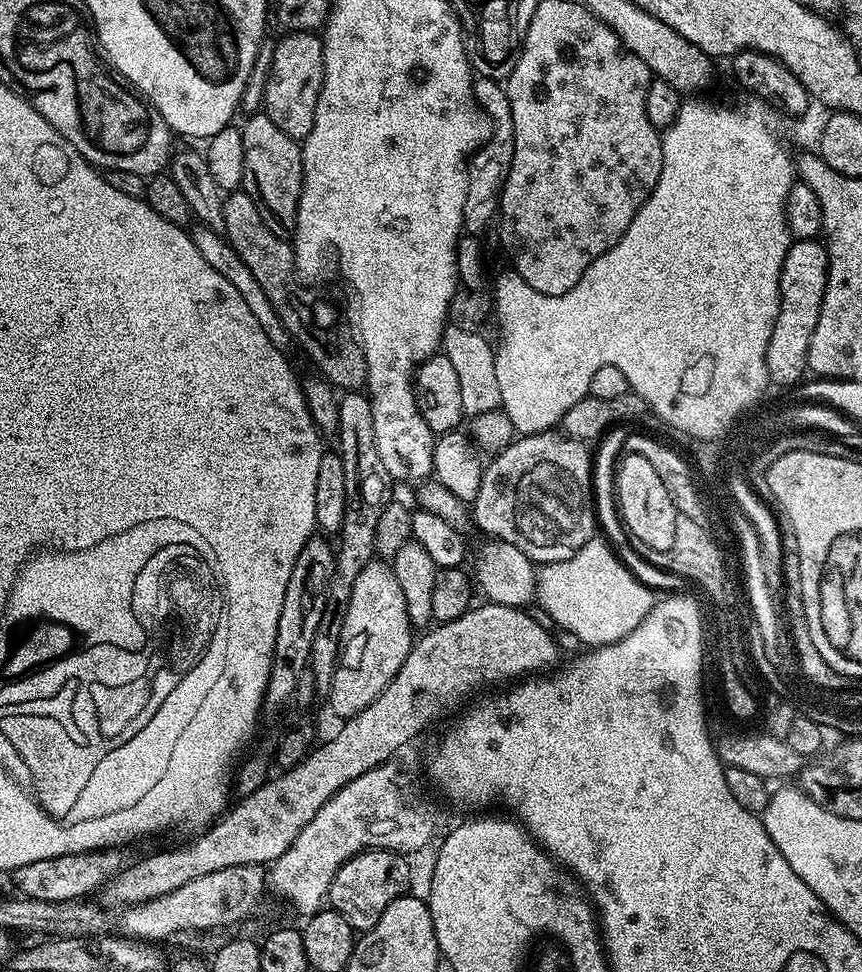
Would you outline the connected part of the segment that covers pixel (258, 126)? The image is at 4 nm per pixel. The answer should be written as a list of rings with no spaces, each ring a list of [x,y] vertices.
[[[252,114],[247,119],[240,128],[242,151],[246,158],[242,190],[250,202],[254,202],[262,222],[270,226],[271,232],[285,238],[295,237],[298,202],[304,181],[301,145],[292,140],[290,134],[282,134],[282,130],[278,130],[266,115]]]

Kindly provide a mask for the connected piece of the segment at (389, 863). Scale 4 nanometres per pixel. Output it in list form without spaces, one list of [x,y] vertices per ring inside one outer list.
[[[369,850],[350,857],[334,874],[326,900],[331,911],[342,914],[342,918],[346,918],[346,922],[350,922],[353,932],[363,934],[369,932],[374,926],[374,922],[378,922],[378,918],[382,918],[386,906],[390,906],[390,902],[394,902],[394,898],[403,896],[407,892],[407,859],[397,852]]]

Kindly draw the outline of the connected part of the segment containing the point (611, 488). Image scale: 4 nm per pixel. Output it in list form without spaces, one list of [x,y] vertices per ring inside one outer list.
[[[616,425],[608,429],[597,443],[596,447],[598,447],[598,450],[596,452],[595,449],[594,452],[592,477],[593,499],[597,513],[597,523],[605,539],[612,545],[616,557],[624,564],[625,568],[631,570],[637,580],[640,580],[643,584],[654,590],[662,588],[664,592],[678,592],[683,589],[681,588],[682,586],[685,587],[686,582],[684,578],[677,575],[675,572],[669,572],[667,569],[659,568],[647,561],[644,557],[641,557],[631,546],[629,533],[624,527],[623,521],[619,515],[615,499],[615,469],[621,454],[624,452],[625,440],[628,435],[629,431],[623,425]]]

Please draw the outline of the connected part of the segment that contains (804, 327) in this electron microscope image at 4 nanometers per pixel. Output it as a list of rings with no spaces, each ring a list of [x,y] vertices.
[[[793,239],[780,271],[780,309],[766,350],[768,379],[773,385],[799,385],[808,372],[808,351],[828,281],[828,250],[819,239]]]

